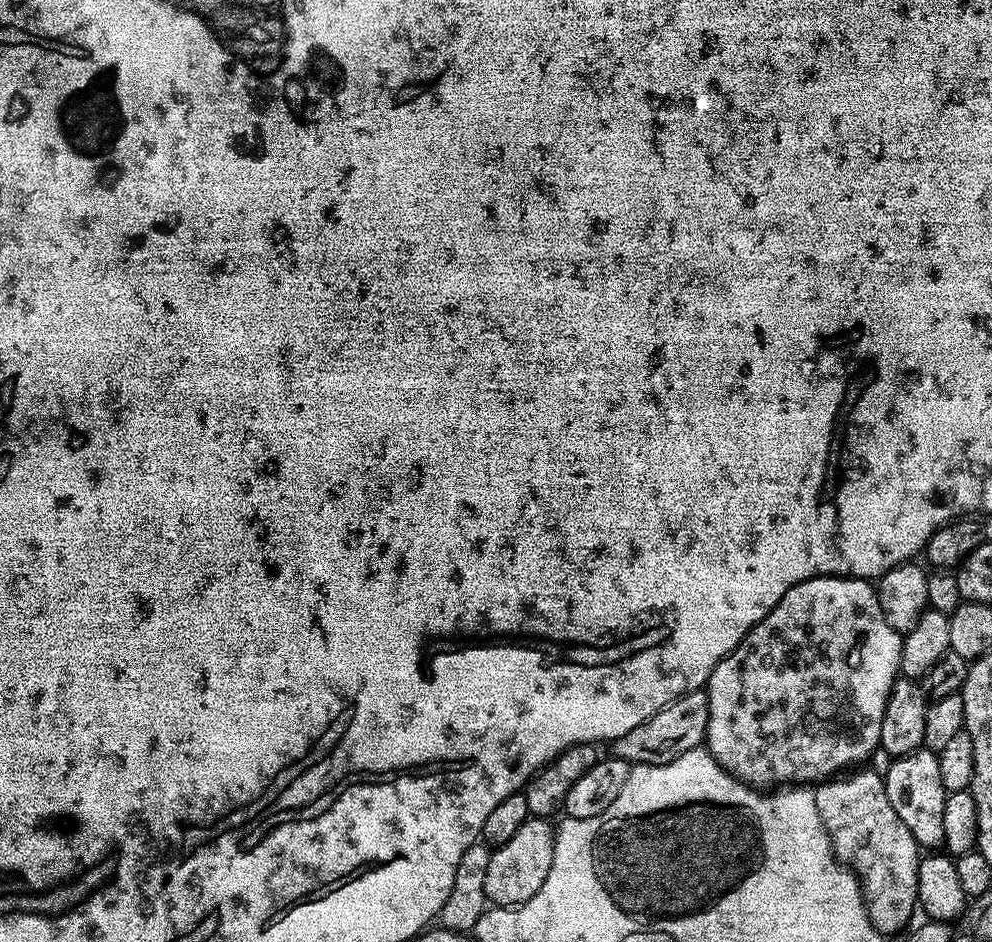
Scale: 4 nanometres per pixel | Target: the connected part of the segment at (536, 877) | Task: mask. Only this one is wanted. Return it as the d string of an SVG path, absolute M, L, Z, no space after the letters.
M529 818L522 822L514 836L505 844L491 849L492 857L486 866L486 894L493 905L501 908L514 908L524 904L546 882L546 874L552 869L554 856L554 828L544 818Z

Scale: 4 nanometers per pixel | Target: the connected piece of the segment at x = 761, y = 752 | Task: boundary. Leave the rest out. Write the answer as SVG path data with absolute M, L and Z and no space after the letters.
M815 576L801 584L795 584L758 622L744 635L744 640L710 674L706 691L708 693L708 721L704 744L708 753L716 759L725 772L735 780L741 780L753 790L772 790L777 786L816 786L827 782L845 770L863 765L876 748L880 747L882 734L882 714L886 710L888 695L898 679L900 671L900 648L902 636L886 622L876 597L875 587L869 581L858 580L854 576Z

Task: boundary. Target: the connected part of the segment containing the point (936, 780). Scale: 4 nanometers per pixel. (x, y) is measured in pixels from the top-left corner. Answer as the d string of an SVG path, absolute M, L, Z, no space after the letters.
M919 748L893 759L884 775L884 790L890 806L906 824L919 847L939 847L943 843L942 810L945 808L947 792L941 784L940 759L937 753Z

